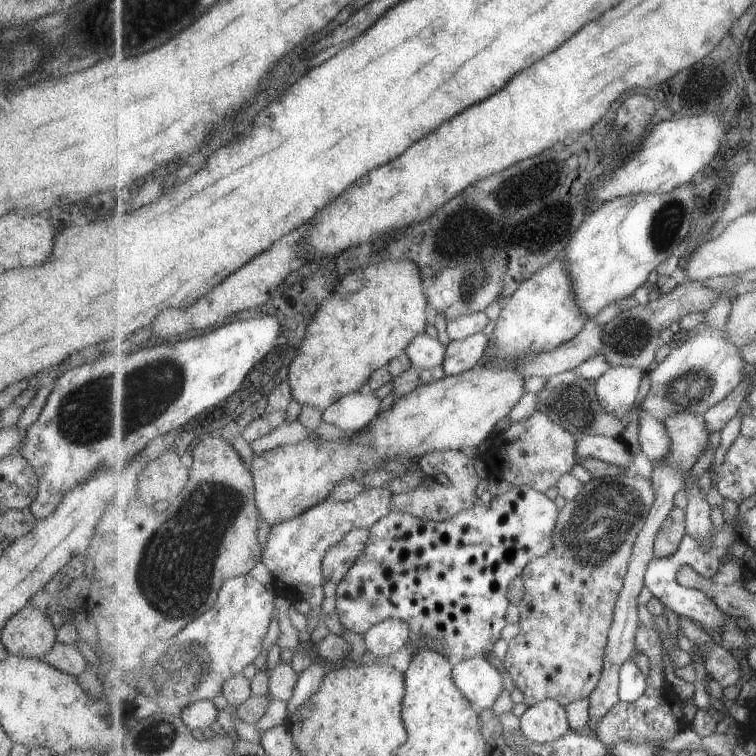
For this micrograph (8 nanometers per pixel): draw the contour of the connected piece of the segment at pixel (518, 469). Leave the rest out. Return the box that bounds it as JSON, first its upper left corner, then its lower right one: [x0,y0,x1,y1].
[482,410,578,493]

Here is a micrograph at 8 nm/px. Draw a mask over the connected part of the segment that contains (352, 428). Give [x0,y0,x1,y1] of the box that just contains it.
[324,389,381,435]

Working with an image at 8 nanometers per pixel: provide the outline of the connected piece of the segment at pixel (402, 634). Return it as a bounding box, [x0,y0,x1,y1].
[363,619,410,658]

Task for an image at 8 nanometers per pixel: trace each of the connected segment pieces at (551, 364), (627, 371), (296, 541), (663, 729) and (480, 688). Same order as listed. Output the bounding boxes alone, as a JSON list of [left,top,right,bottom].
[[518,318,605,377],[595,365,644,419],[262,487,394,611],[596,627,685,753],[455,656,503,711]]

